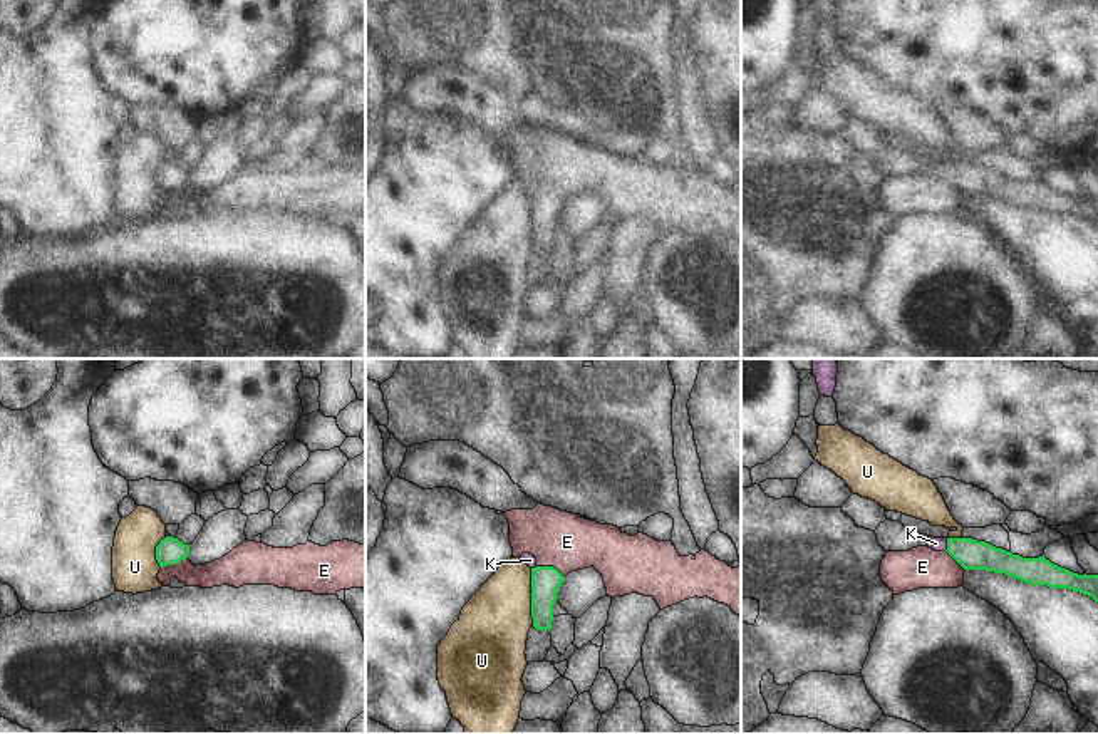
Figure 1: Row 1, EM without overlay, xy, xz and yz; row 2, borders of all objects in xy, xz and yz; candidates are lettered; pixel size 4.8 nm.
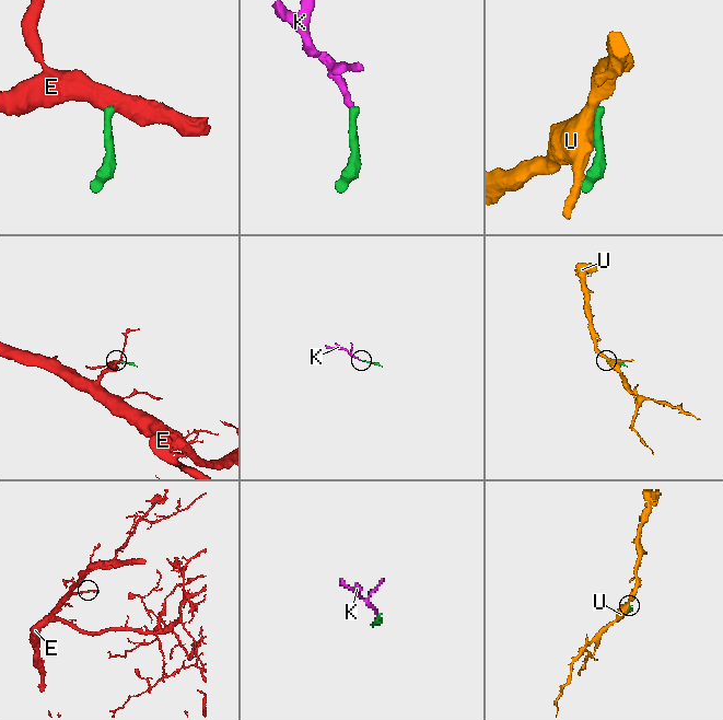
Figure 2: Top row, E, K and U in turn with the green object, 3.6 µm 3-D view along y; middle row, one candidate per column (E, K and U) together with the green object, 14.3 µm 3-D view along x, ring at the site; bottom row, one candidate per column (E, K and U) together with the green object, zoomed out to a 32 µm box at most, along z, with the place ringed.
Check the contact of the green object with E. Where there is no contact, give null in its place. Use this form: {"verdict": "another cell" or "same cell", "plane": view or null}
{"verdict": "another cell", "plane": "xz"}

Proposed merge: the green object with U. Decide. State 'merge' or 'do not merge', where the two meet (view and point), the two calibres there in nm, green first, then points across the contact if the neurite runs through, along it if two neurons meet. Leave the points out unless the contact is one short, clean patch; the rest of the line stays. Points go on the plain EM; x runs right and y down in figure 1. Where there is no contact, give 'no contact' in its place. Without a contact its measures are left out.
do not merge; contact xz (532, 222); calibres 140 and 340 nm

